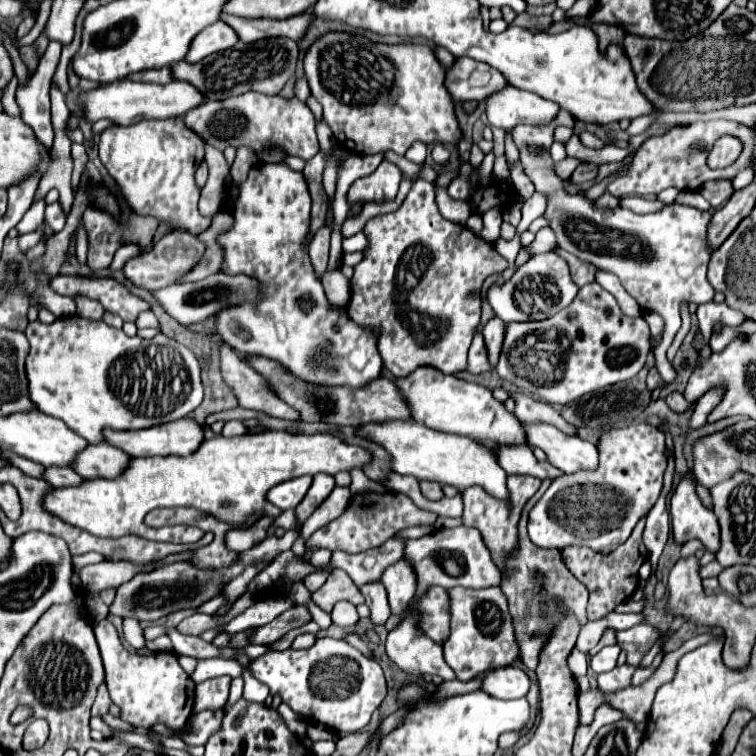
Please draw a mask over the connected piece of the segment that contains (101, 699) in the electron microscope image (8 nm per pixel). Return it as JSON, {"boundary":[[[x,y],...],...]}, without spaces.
{"boundary":[[[100,685],[98,687],[98,695],[96,695],[96,701],[92,705],[92,715],[96,717],[102,717],[104,713],[108,713],[108,707],[110,707],[110,697],[108,697],[108,691],[106,691],[106,685]]]}

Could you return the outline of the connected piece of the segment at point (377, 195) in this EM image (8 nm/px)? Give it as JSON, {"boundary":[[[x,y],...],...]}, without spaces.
{"boundary":[[[388,159],[382,161],[382,165],[366,177],[360,177],[352,183],[348,191],[348,201],[382,201],[392,199],[398,193],[398,185],[402,181],[402,171],[390,163]]]}

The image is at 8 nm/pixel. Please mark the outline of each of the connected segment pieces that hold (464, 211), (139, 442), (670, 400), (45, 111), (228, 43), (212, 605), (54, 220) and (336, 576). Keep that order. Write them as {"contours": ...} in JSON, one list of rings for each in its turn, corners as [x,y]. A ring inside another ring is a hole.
{"contours":[[[[442,189],[440,191],[440,199],[436,199],[438,207],[440,207],[440,213],[444,219],[452,221],[452,223],[458,223],[458,225],[464,225],[466,219],[470,217],[468,213],[468,205],[466,201],[454,201],[448,197],[448,191]]],[[[184,417],[178,421],[170,421],[164,425],[154,425],[148,429],[138,429],[138,431],[112,431],[112,429],[104,429],[102,431],[104,441],[116,449],[122,449],[126,455],[130,457],[154,457],[154,455],[188,455],[192,451],[198,449],[200,441],[204,439],[202,427]]],[[[678,391],[670,393],[670,395],[666,397],[666,403],[668,403],[668,407],[670,407],[674,413],[684,413],[684,411],[694,409],[694,403],[688,403]]],[[[50,41],[48,49],[40,59],[36,73],[28,79],[24,87],[18,87],[18,95],[16,95],[16,101],[22,109],[22,121],[34,131],[34,137],[46,149],[50,149],[54,141],[54,131],[50,121],[50,81],[58,65],[60,51],[62,51],[62,43]]],[[[216,21],[208,29],[204,29],[200,35],[192,39],[192,45],[188,49],[188,55],[184,57],[186,63],[198,63],[204,57],[224,51],[236,43],[236,33],[228,25],[222,25],[222,21]]],[[[222,595],[214,597],[212,601],[202,603],[202,605],[198,607],[198,613],[208,613],[208,615],[212,615],[212,613],[216,613],[216,611],[220,609],[220,605],[224,605],[224,597],[222,597]]],[[[60,201],[46,205],[46,223],[48,223],[48,227],[50,227],[54,233],[58,233],[58,231],[64,229],[66,215],[64,215],[64,211],[62,211],[62,207],[60,207]]],[[[336,569],[336,571],[330,573],[328,581],[326,581],[318,591],[312,593],[312,601],[314,601],[322,611],[330,613],[332,607],[334,607],[338,601],[350,601],[350,603],[354,603],[354,605],[360,605],[360,603],[364,603],[364,597],[362,597],[362,593],[358,591],[358,587],[352,583],[352,579],[350,579],[344,571]]]]}

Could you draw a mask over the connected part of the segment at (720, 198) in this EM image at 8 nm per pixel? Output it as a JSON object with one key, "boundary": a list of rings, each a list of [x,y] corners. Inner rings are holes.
{"boundary":[[[718,179],[718,181],[708,181],[700,187],[700,195],[714,207],[718,209],[720,205],[724,205],[724,201],[728,201],[728,197],[734,193],[732,183]]]}

